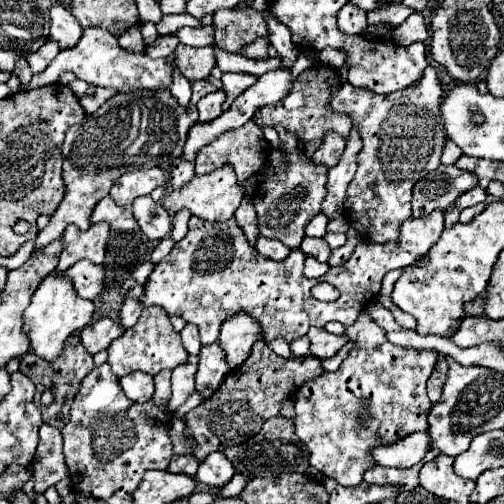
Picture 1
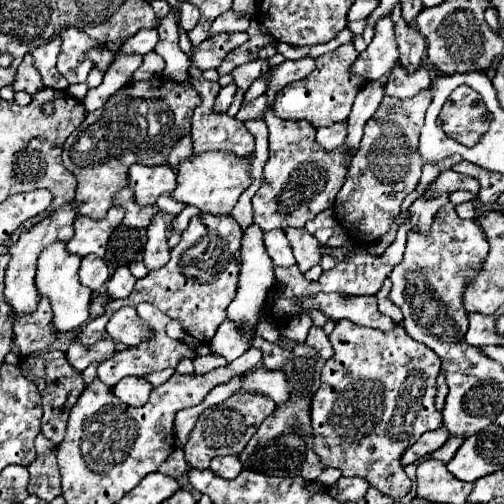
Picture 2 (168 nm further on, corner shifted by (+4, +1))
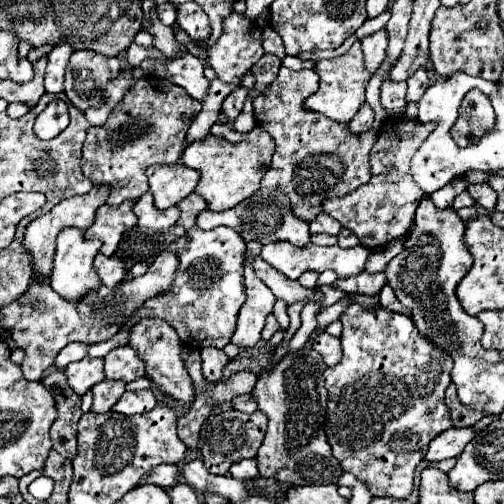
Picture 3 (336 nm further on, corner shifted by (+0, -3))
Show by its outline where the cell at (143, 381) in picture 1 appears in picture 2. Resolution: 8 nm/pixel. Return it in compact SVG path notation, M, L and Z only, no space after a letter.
M126 376L112 390L122 402L130 406L144 406L152 392L152 384L142 376Z

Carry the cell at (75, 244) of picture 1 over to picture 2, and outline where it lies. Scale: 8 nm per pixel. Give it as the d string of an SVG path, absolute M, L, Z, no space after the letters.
M112 206L106 212L106 218L102 218L102 220L76 218L74 238L66 244L66 250L76 256L96 254L98 258L104 258L108 238L112 234L112 230L122 222L122 216L124 216L124 210L120 206Z

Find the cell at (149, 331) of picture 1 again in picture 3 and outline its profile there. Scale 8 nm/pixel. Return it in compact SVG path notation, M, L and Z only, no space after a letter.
M106 380L100 382L98 386L94 386L94 390L92 390L92 396L94 396L92 410L96 414L104 414L104 412L112 410L112 406L124 394L124 388L126 388L124 382L106 382Z

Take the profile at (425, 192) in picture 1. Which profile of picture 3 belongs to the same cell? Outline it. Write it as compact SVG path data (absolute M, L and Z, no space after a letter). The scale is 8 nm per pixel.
M470 184L468 192L476 200L476 204L480 204L486 210L494 210L498 198L496 198L496 192L488 184Z

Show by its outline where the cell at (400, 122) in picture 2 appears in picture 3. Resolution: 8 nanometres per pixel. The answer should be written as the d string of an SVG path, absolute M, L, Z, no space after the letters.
M388 118L382 126L378 142L370 152L372 180L342 198L324 200L324 212L338 220L344 228L352 230L366 248L378 248L392 240L404 238L414 224L414 210L424 196L410 178L410 160L432 130L434 124L420 124L406 118Z

